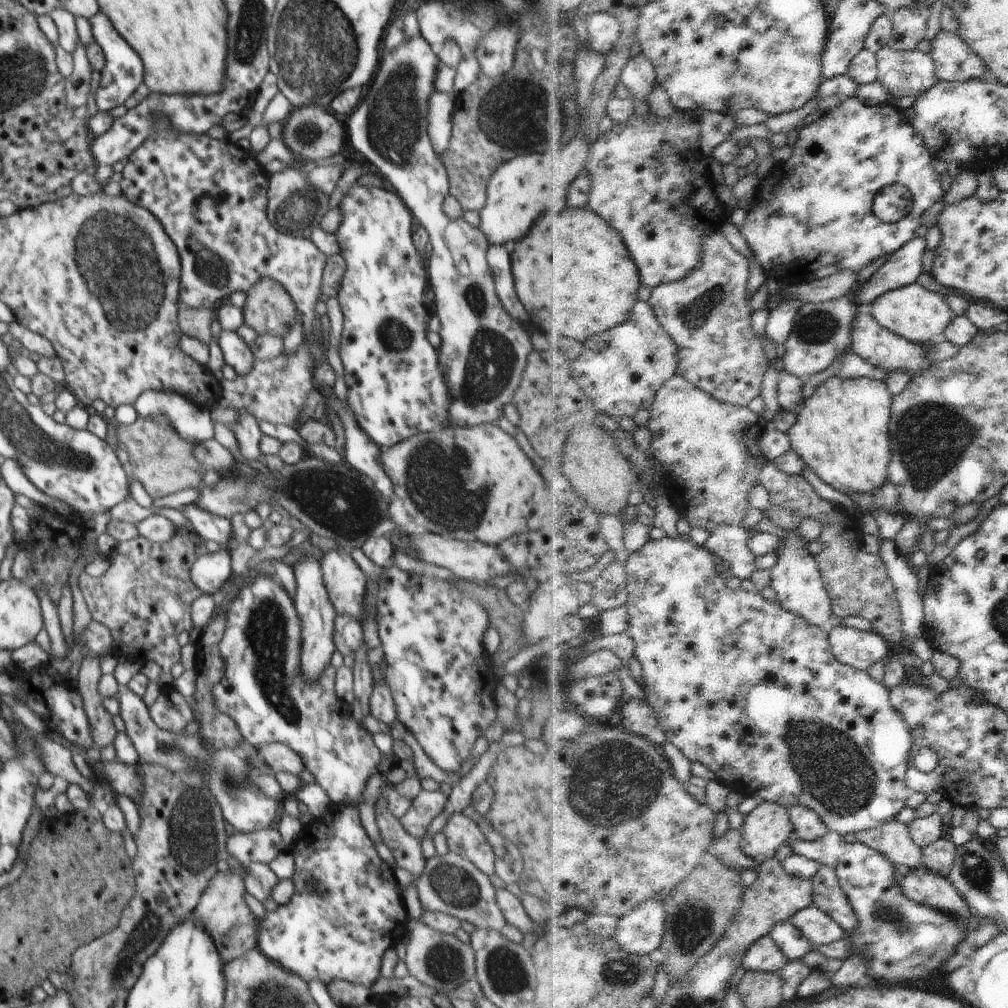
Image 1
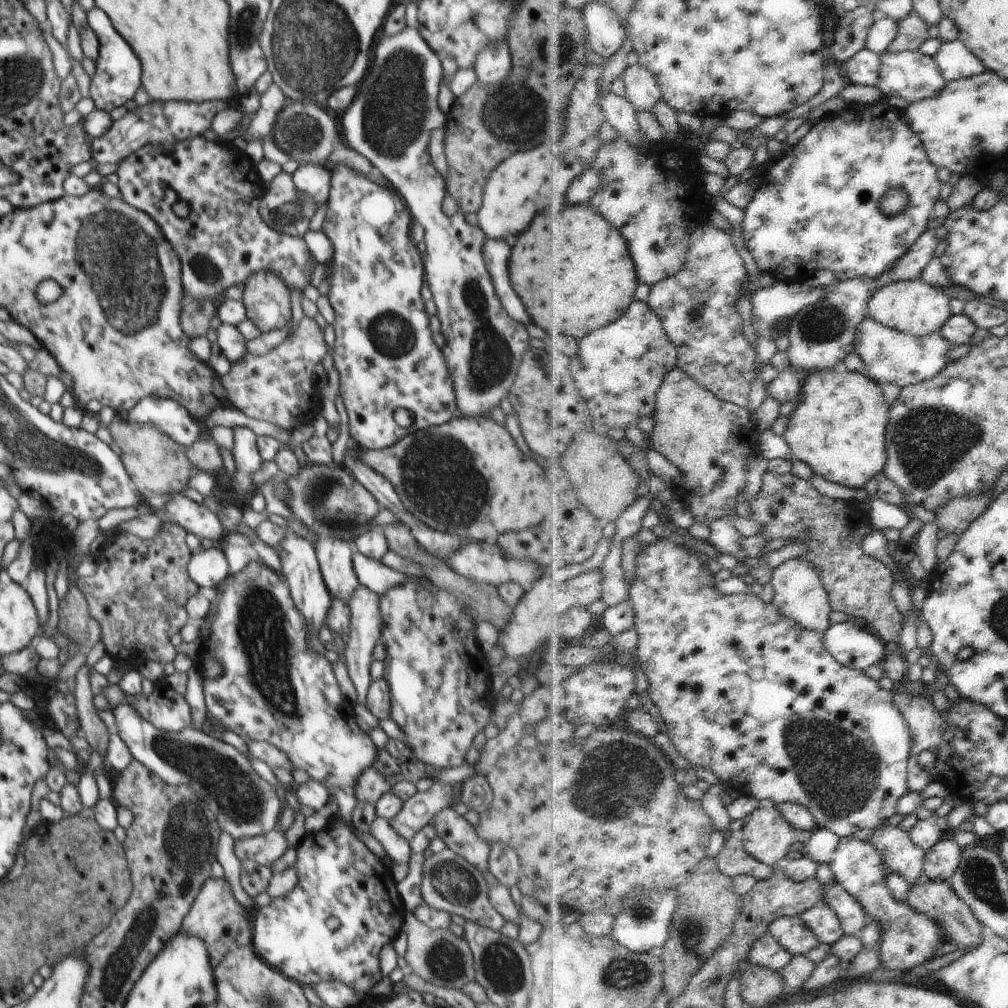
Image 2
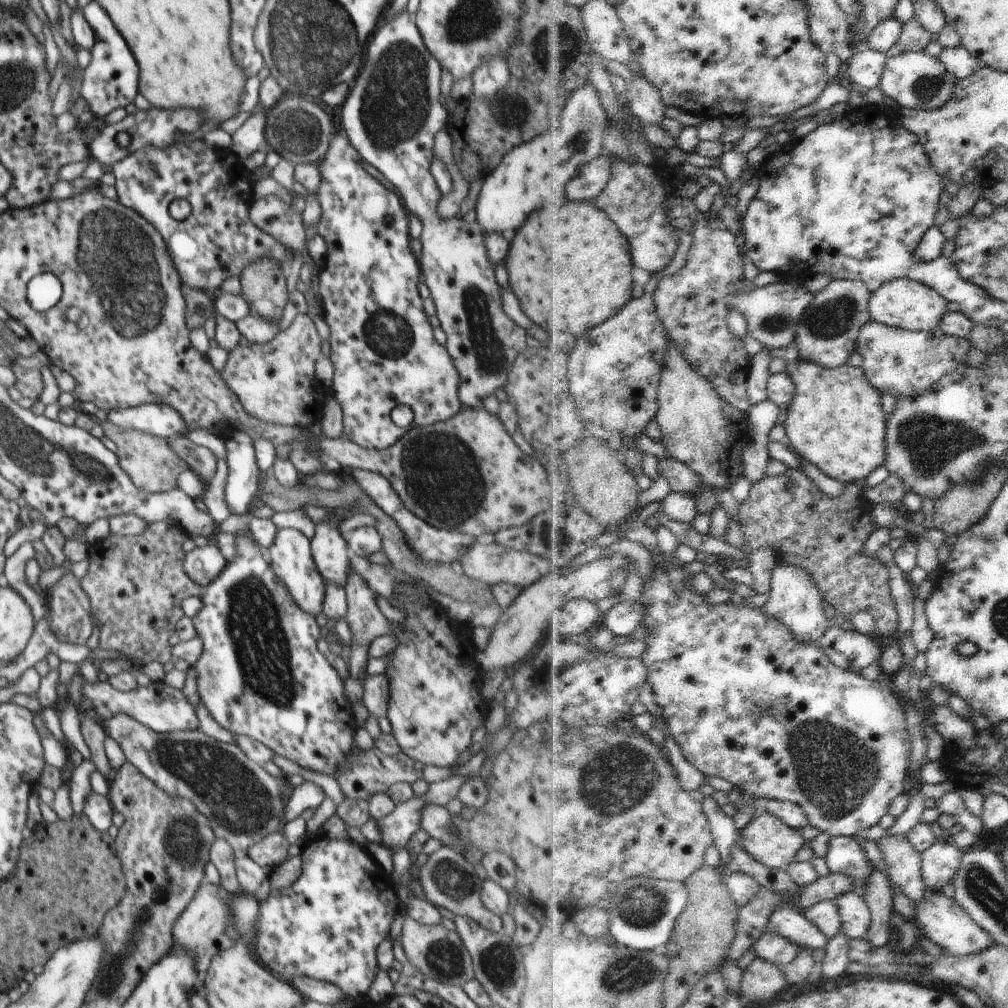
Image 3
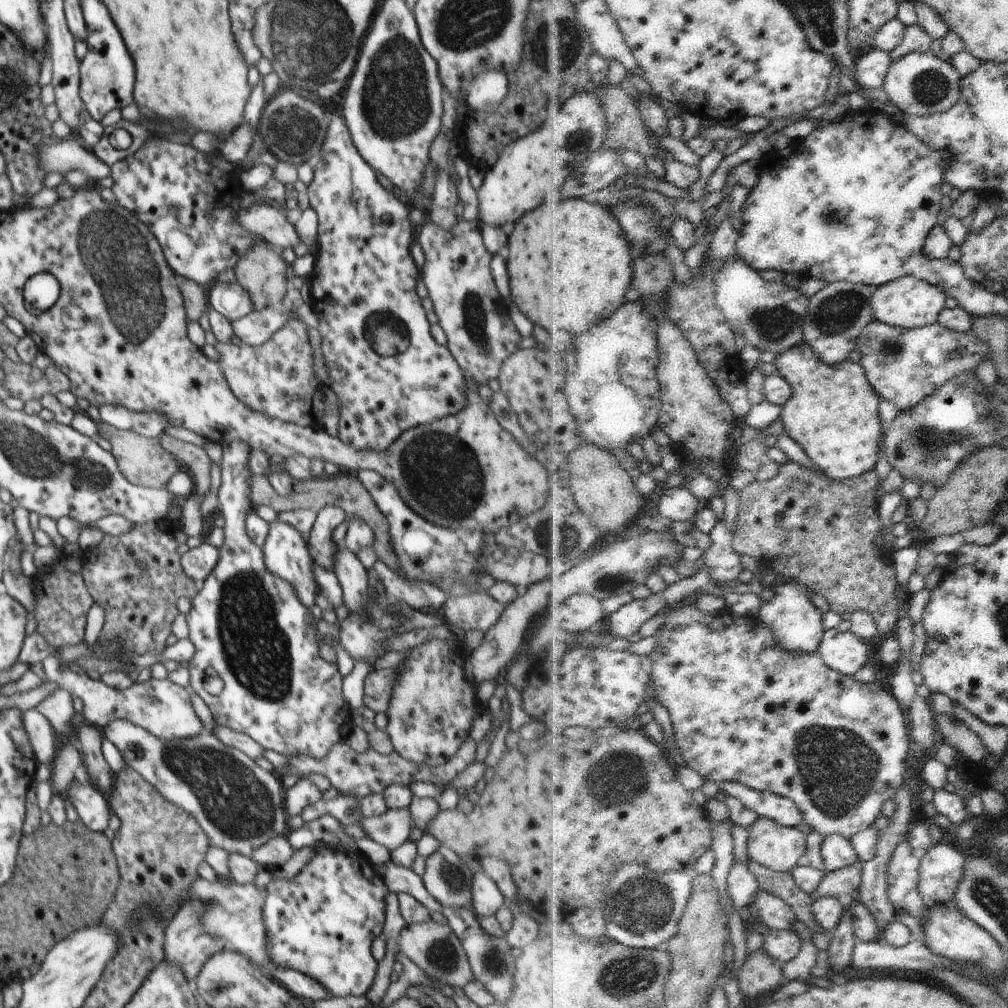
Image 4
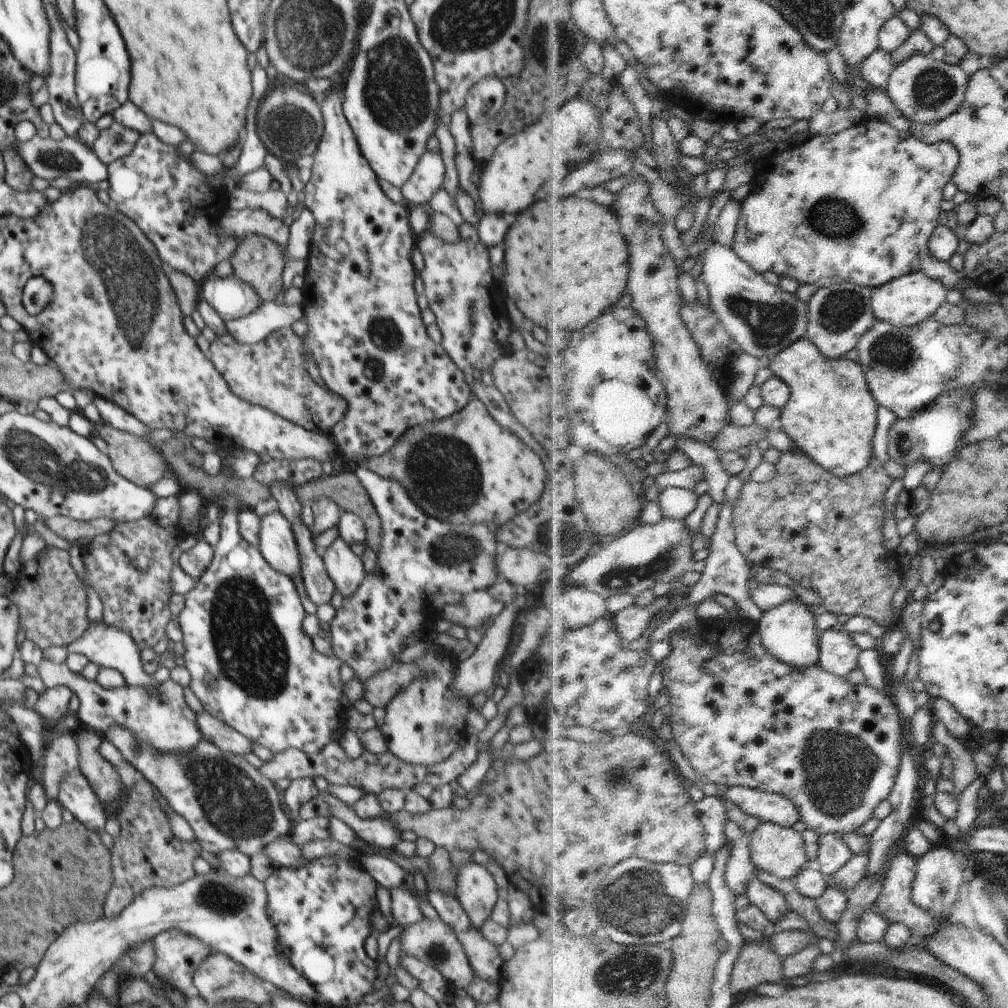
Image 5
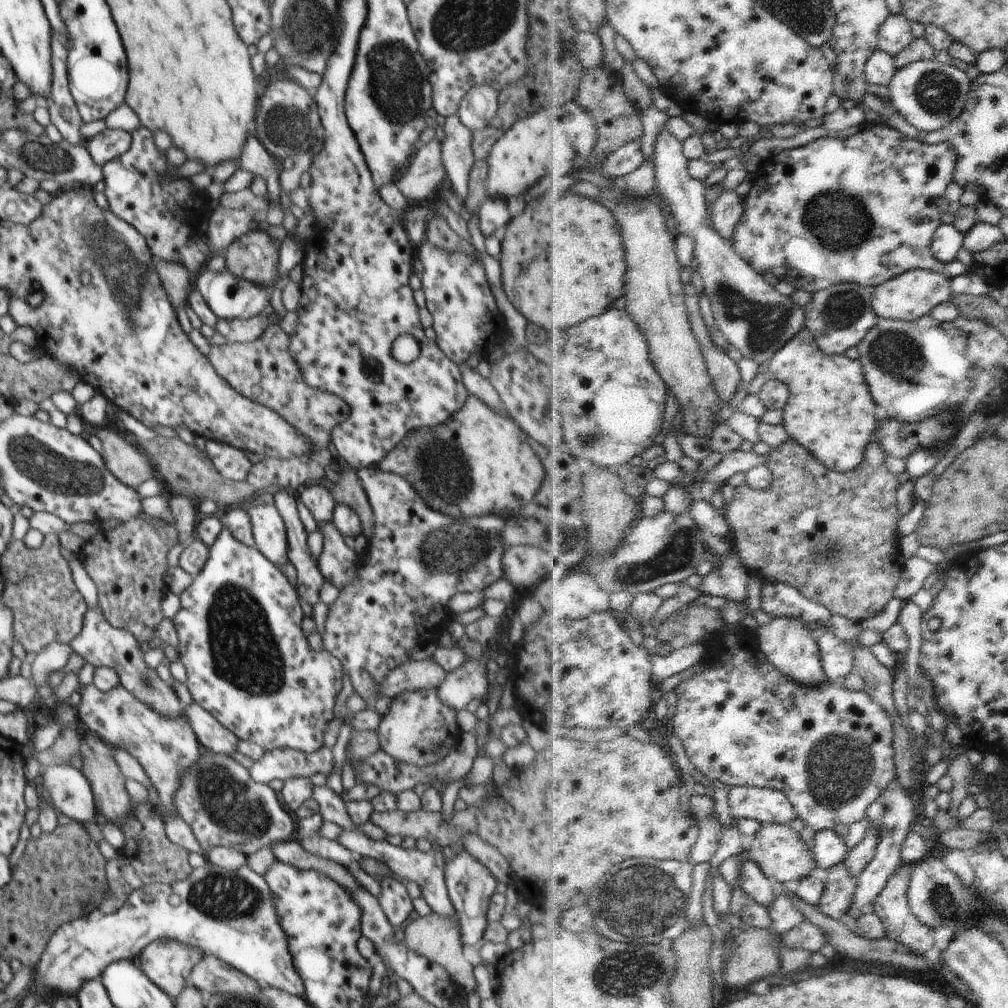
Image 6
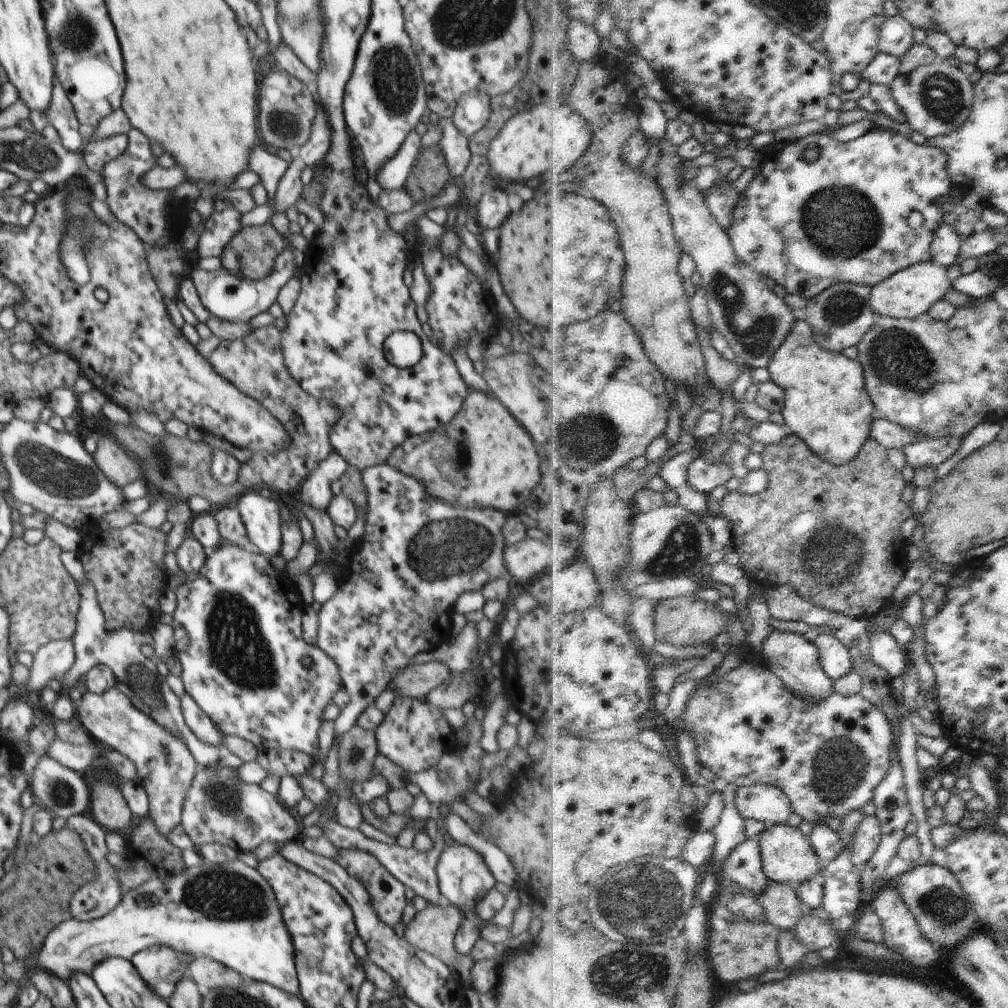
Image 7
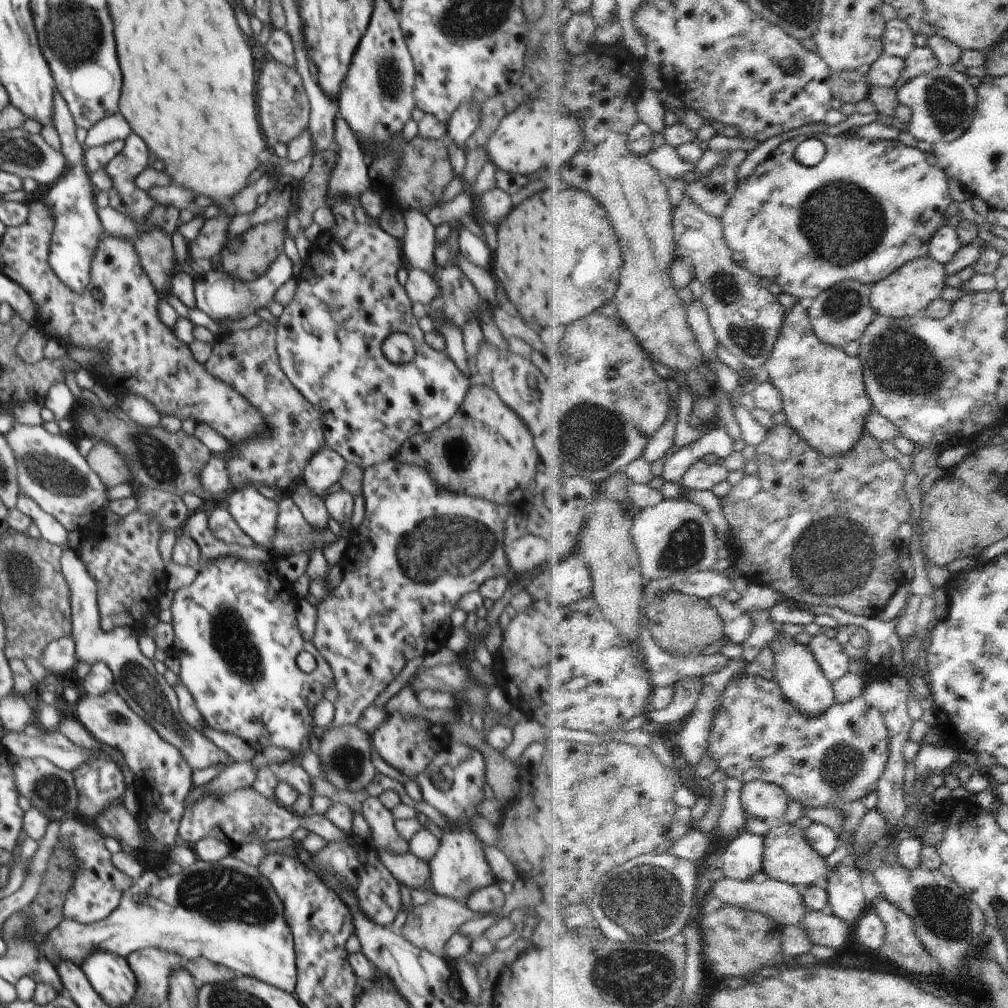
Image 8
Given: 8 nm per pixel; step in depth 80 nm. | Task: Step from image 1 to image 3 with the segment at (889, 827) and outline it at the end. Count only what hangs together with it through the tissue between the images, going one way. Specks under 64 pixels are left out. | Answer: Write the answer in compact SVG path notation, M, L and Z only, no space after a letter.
M881 834L879 842L891 881L917 907L918 902L922 902L928 894L923 874L923 854L916 850L908 836L883 837Z

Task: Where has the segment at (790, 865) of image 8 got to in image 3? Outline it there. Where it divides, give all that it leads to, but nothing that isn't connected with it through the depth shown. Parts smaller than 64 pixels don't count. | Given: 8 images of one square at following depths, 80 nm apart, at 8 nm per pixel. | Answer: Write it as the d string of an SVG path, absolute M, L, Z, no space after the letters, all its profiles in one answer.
M770 812L753 819L743 832L741 846L770 868L785 870L802 847L809 843L800 829L791 828Z

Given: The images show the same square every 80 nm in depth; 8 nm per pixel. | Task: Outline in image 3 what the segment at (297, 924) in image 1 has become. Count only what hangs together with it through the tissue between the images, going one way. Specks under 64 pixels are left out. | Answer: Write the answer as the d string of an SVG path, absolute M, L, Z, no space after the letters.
M322 836L309 839L303 847L301 853L301 865L298 868L296 880L292 886L287 888L271 888L269 896L266 900L260 903L260 914L258 914L258 922L256 922L256 944L254 944L253 953L258 961L263 964L272 974L278 976L283 981L290 981L290 978L298 978L298 976L306 976L307 978L314 978L314 980L336 984L338 990L342 990L346 996L351 999L364 997L372 982L378 975L378 962L376 960L376 948L382 940L389 938L390 926L394 922L396 912L401 908L398 904L399 898L397 897L396 884L394 876L388 874L373 856L367 851L364 846L361 846L354 841L348 840L330 840Z

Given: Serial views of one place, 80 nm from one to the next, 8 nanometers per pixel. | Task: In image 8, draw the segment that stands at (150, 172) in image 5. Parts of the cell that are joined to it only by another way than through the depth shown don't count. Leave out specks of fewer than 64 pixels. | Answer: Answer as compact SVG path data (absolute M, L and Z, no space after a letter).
M132 131L125 139L125 145L123 149L105 166L106 174L110 176L113 182L112 188L109 190L109 205L110 208L129 216L142 232L148 232L145 230L145 221L149 214L153 211L153 208L158 205L155 198L148 196L146 191L140 190L135 185L136 177L148 167L150 158L148 157L148 148L144 144L144 140L138 138L138 134Z

